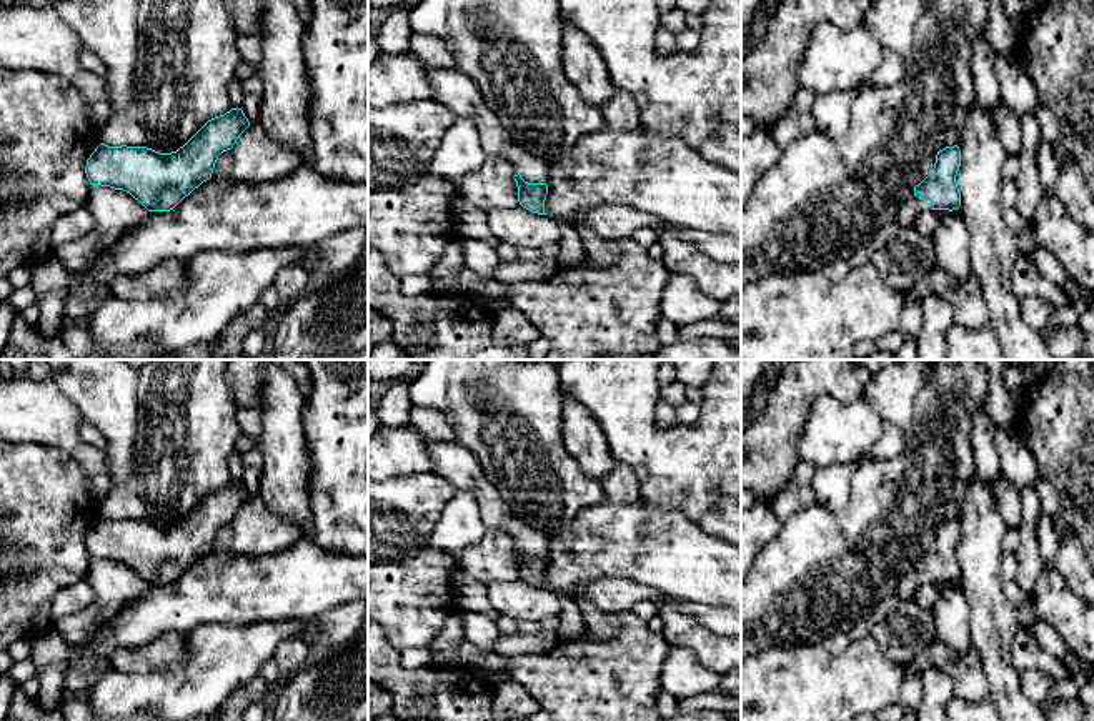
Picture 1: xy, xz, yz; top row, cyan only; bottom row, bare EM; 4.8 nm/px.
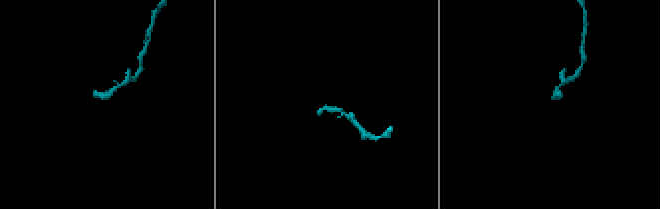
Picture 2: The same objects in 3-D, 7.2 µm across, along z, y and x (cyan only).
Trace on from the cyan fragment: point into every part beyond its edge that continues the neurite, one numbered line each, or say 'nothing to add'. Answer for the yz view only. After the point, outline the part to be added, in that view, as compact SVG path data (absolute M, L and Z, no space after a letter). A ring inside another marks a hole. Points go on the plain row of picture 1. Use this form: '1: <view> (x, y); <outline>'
1: yz (908, 585); M912 568L901 578L896 589L896 596L899 599L912 599L916 589L926 583L931 583L929 578L924 573Z

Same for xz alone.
1: xz (452, 462); M428 438L426 445L433 461L433 473L453 483L456 490L470 491L475 496L486 528L513 536L528 556L548 554L551 538L533 530L526 521L511 513L510 505L486 480L481 465L466 448L456 441L445 443Z

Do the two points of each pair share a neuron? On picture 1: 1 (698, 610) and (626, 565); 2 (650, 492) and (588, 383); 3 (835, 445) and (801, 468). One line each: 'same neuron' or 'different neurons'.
1: different neurons
2: same neuron
3: different neurons

